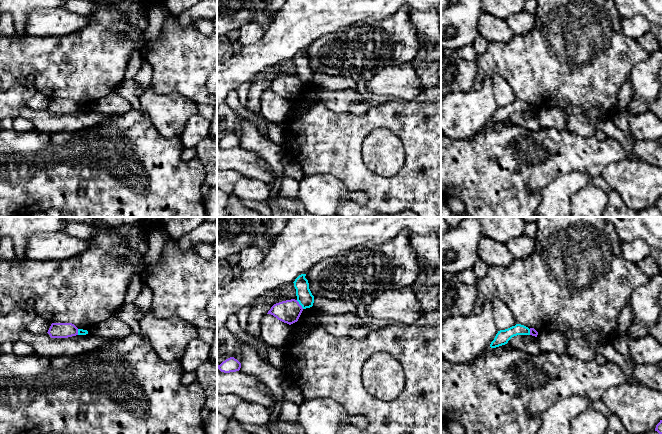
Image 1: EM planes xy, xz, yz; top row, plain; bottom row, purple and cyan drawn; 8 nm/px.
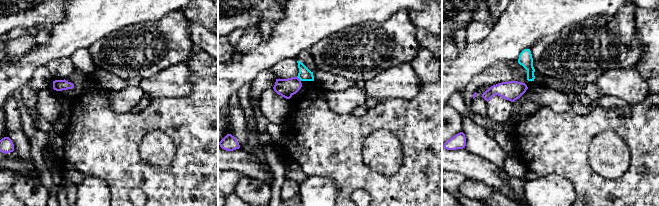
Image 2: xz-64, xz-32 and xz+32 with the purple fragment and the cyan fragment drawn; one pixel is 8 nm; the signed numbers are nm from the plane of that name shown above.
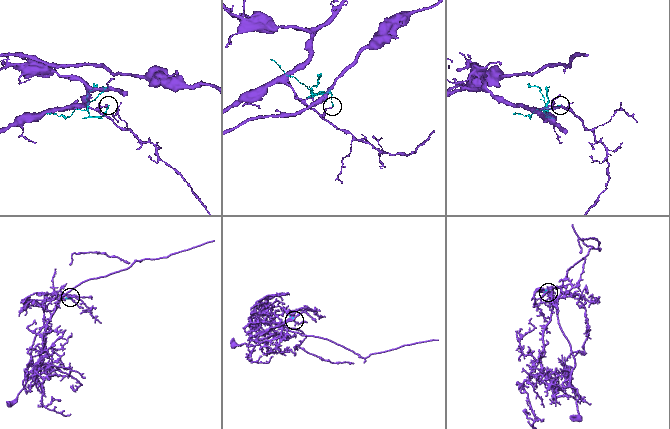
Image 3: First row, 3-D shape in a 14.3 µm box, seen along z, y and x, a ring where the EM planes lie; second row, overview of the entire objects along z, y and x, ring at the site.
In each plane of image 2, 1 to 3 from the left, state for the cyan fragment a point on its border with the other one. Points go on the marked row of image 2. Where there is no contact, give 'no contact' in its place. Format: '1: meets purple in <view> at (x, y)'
1: no contact
2: meets purple in xz-32 at (298, 78)
3: no contact

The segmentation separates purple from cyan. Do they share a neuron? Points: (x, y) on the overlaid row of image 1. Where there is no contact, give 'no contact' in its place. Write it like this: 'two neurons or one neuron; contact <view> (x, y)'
two neurons; contact xz (299, 304)

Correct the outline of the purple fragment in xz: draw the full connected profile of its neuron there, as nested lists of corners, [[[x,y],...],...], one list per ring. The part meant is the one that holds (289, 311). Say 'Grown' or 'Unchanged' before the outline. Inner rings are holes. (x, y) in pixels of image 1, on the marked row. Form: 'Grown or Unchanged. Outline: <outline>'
Unchanged. Outline: [[[295,299],[274,304],[267,314],[271,314],[278,320],[289,325],[298,321],[303,311],[302,306]]]

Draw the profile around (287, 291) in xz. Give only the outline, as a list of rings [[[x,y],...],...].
[[[287,283],[275,289],[284,300],[291,300],[296,298],[296,289],[294,283]]]

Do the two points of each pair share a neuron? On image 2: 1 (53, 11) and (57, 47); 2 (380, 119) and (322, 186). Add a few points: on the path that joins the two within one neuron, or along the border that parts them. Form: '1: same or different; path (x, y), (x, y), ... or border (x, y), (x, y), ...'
1: different; border (66, 10), (65, 17), (52, 26)
2: different; border (308, 175), (331, 177), (338, 186), (338, 195)

